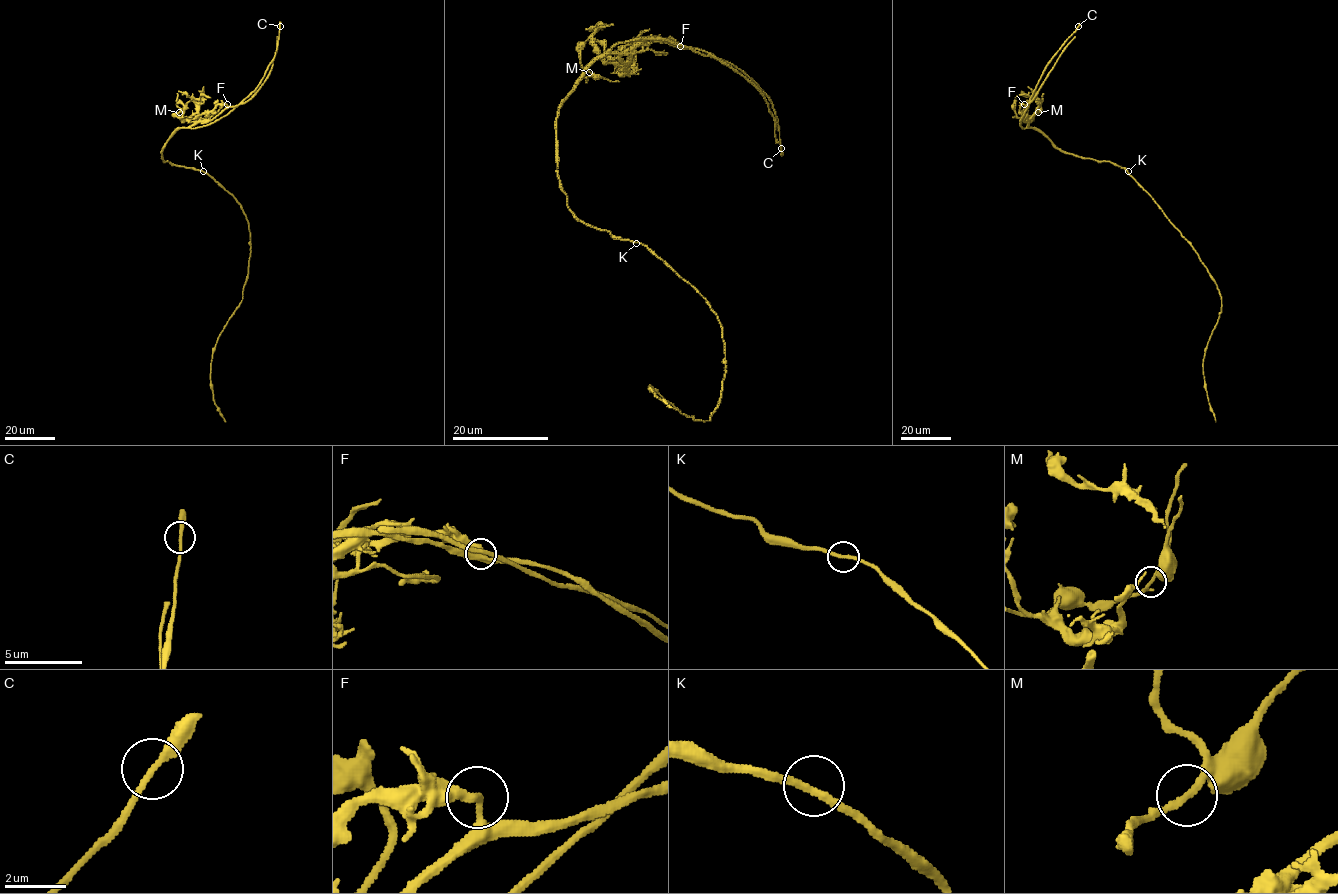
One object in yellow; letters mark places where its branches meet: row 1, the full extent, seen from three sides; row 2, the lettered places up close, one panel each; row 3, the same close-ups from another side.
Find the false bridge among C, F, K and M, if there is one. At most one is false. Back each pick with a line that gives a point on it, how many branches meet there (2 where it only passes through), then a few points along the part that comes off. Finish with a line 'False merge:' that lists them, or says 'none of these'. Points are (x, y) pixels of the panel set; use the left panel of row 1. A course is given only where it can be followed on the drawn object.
F: at (227, 104); 2 branches meet; foreign part runs (227, 104), (235, 106), (244, 103), (264, 82), (271, 70), (278, 36)
False merge: F

